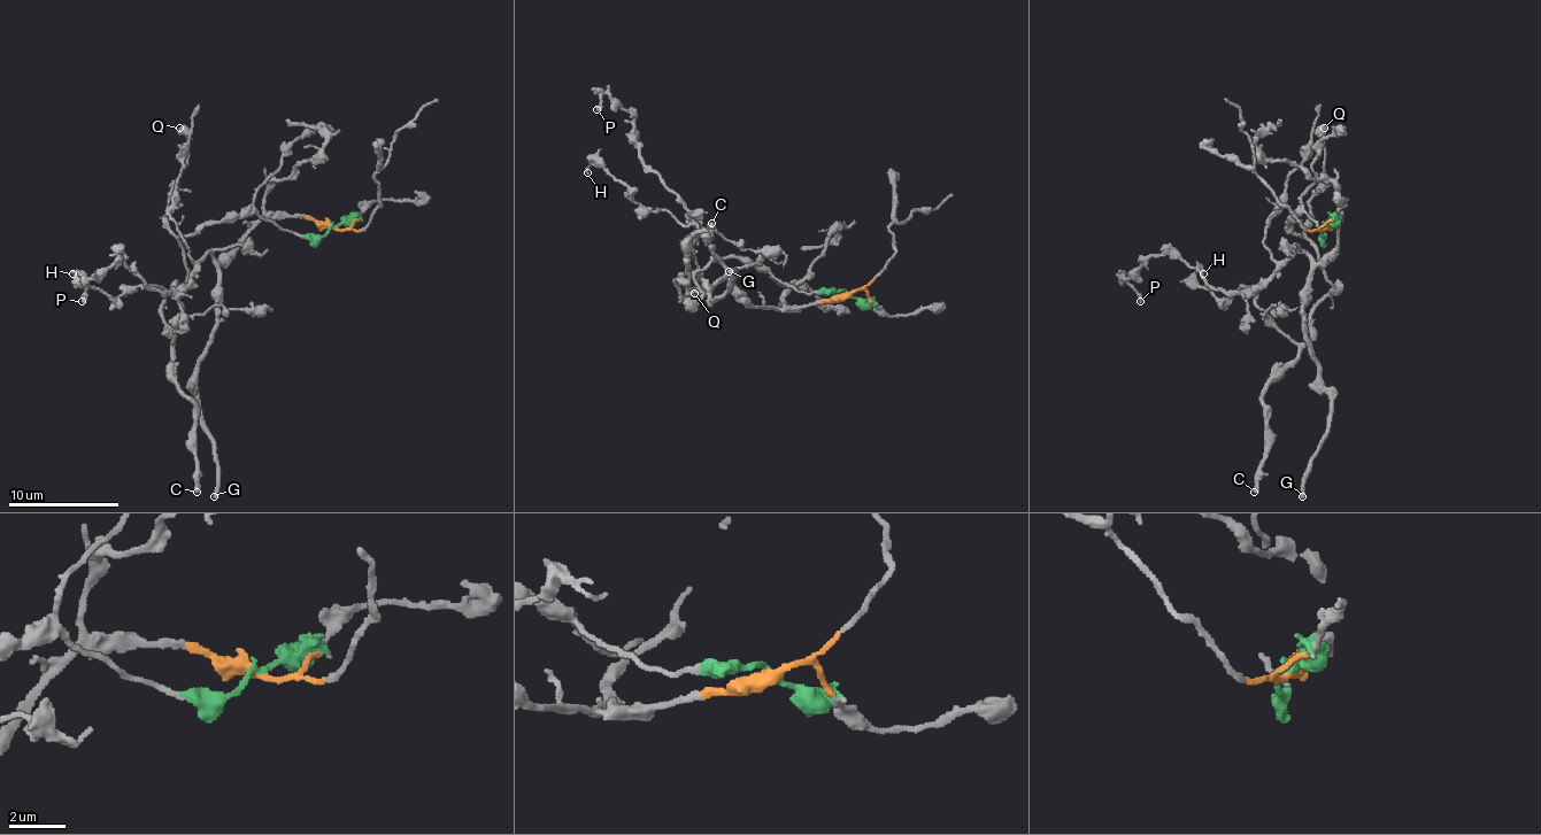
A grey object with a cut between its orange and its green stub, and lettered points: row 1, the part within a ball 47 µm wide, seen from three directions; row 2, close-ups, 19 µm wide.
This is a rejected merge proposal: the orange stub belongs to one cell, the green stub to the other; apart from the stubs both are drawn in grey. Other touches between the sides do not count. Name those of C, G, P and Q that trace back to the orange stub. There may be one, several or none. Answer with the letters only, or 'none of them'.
G, P

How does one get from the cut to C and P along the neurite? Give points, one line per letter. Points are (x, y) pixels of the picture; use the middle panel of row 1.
C: (849, 293), (718, 256), (687, 301), (677, 281), (687, 242), (713, 223)
P: (849, 293), (816, 303), (754, 307), (734, 287), (693, 217), (644, 162), (634, 117), (605, 93), (596, 109)

